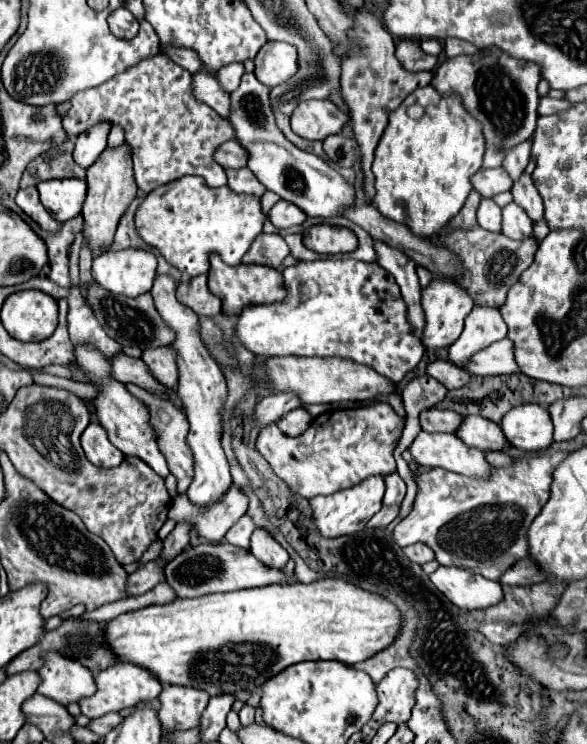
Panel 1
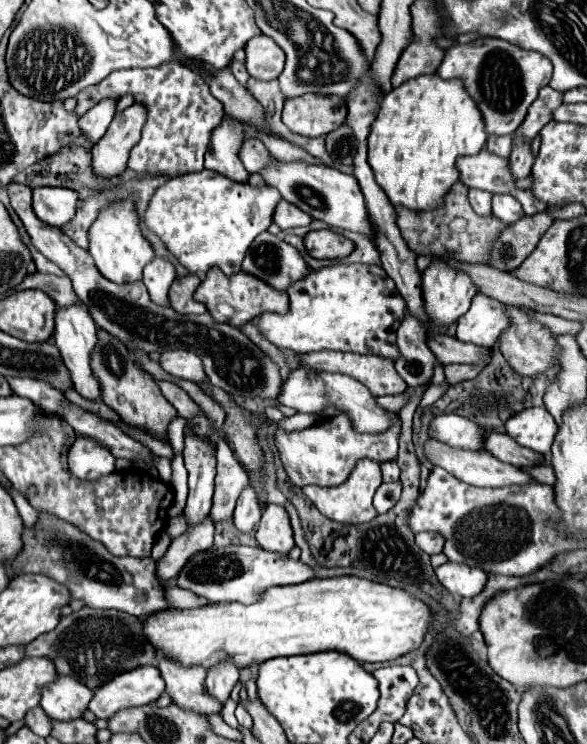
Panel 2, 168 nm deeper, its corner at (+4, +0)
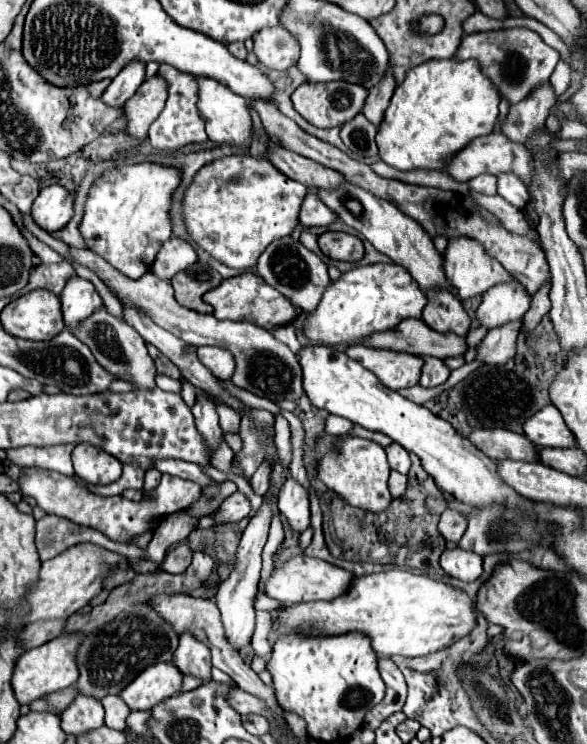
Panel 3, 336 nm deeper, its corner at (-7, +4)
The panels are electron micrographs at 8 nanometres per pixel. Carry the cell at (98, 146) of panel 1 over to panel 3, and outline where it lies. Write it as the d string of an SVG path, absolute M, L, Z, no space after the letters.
M133 61L105 89L105 93L101 95L103 103L107 103L109 107L115 107L115 109L123 109L123 105L127 103L127 99L131 95L135 95L135 91L143 83L143 79L145 79L145 65L139 61Z

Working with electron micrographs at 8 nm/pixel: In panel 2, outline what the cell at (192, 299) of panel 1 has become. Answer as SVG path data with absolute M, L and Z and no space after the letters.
M198 275L176 277L176 281L170 287L170 295L168 295L170 307L174 311L178 311L178 313L184 313L184 315L190 315L190 313L194 313L194 315L206 313L206 307L194 299L194 291L198 289L200 283L202 281L200 281Z

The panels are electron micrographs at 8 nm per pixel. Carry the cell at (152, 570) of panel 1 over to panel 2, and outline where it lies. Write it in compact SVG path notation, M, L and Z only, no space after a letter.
M208 515L206 519L192 525L186 533L182 533L180 537L176 537L172 541L166 555L156 563L158 579L168 581L168 579L176 577L190 555L194 555L198 551L206 551L212 547L212 539L214 539L214 521Z

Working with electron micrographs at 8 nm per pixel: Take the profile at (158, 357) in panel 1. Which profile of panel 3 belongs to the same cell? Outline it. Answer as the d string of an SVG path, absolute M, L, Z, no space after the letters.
M199 347L197 349L197 357L215 377L227 381L233 375L235 361L233 361L233 357L231 357L231 353L227 349L221 349L221 347Z

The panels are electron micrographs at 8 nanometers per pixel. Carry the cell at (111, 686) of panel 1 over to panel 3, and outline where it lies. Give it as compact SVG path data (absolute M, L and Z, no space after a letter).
M155 663L141 671L119 697L129 705L131 711L149 711L163 699L181 691L183 675L173 663Z

